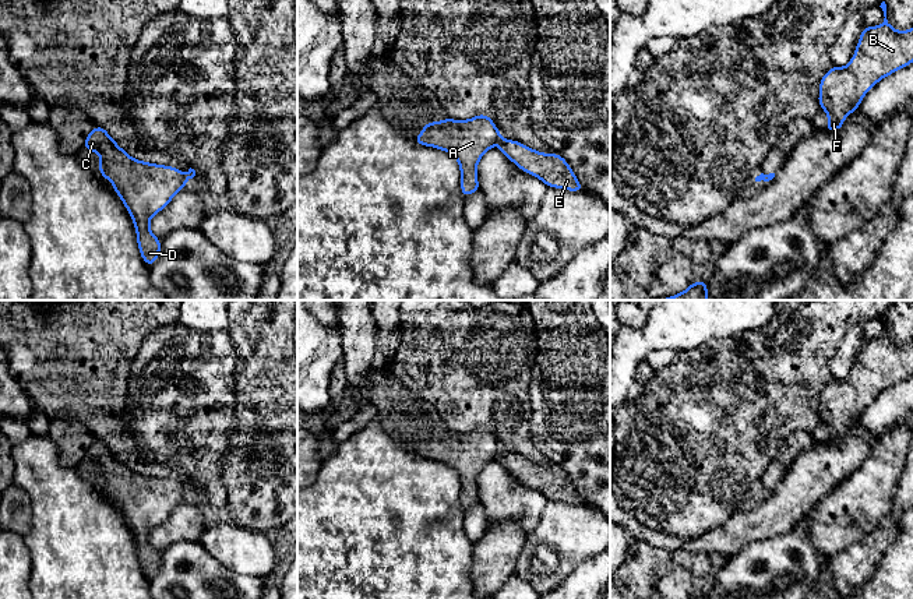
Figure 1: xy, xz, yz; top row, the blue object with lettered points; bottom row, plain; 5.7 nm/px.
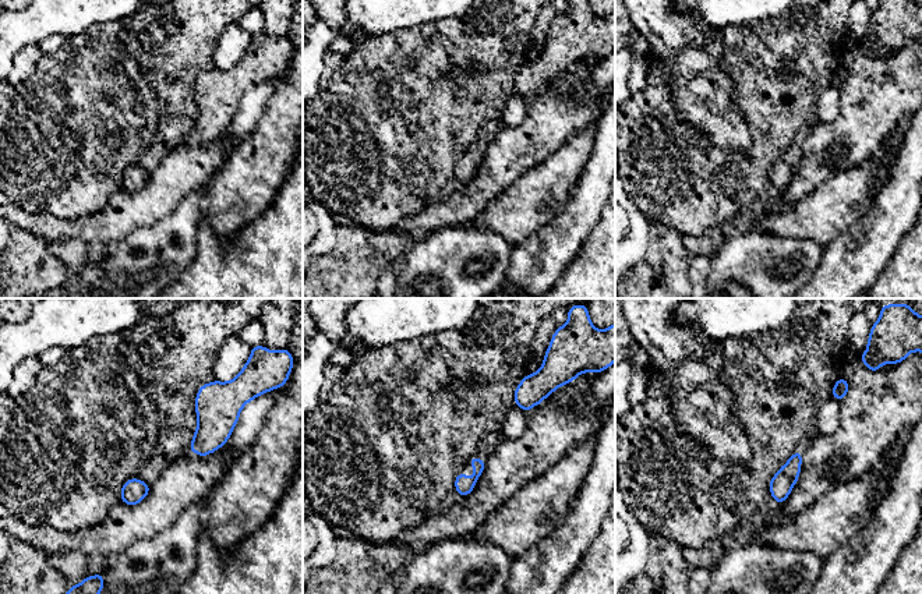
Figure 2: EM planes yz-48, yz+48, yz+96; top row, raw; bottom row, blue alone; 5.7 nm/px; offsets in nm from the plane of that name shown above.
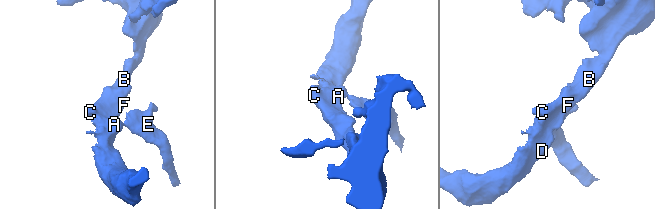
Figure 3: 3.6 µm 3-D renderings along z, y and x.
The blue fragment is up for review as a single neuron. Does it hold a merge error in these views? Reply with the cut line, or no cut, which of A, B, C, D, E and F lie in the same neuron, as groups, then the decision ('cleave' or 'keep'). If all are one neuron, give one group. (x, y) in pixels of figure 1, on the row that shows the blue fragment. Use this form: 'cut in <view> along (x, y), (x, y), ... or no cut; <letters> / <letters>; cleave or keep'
cut in yz along (760, 175), (762, 179); A B C D F / E; cleave

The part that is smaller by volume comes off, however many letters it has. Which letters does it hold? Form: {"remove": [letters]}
{"remove": ["E"]}

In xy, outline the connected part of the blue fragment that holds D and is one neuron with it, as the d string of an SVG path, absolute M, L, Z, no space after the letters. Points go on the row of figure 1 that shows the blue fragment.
M95 126L87 135L84 148L99 155L98 170L103 179L112 182L128 211L137 232L140 254L151 267L159 257L162 243L152 235L149 221L186 187L187 175L173 166L131 158L107 134L106 127Z

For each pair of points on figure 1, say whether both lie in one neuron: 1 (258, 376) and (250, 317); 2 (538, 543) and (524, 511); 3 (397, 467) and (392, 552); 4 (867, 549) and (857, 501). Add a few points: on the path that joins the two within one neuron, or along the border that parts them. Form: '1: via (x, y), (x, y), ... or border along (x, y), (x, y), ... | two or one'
1: via (258, 362), (258, 331) | one
2: border along (547, 501), (536, 527), (528, 536) | two
3: via (397, 487), (397, 508), (404, 517), (402, 531) | one
4: border along (887, 513), (874, 529), (836, 553) | two

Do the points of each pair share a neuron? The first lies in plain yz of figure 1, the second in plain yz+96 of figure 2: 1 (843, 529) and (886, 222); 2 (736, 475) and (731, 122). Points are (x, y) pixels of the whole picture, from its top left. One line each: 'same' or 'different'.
1: different
2: different

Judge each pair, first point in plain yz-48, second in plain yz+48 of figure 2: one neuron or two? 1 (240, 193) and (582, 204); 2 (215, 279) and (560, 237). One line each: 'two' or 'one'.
1: two
2: two

